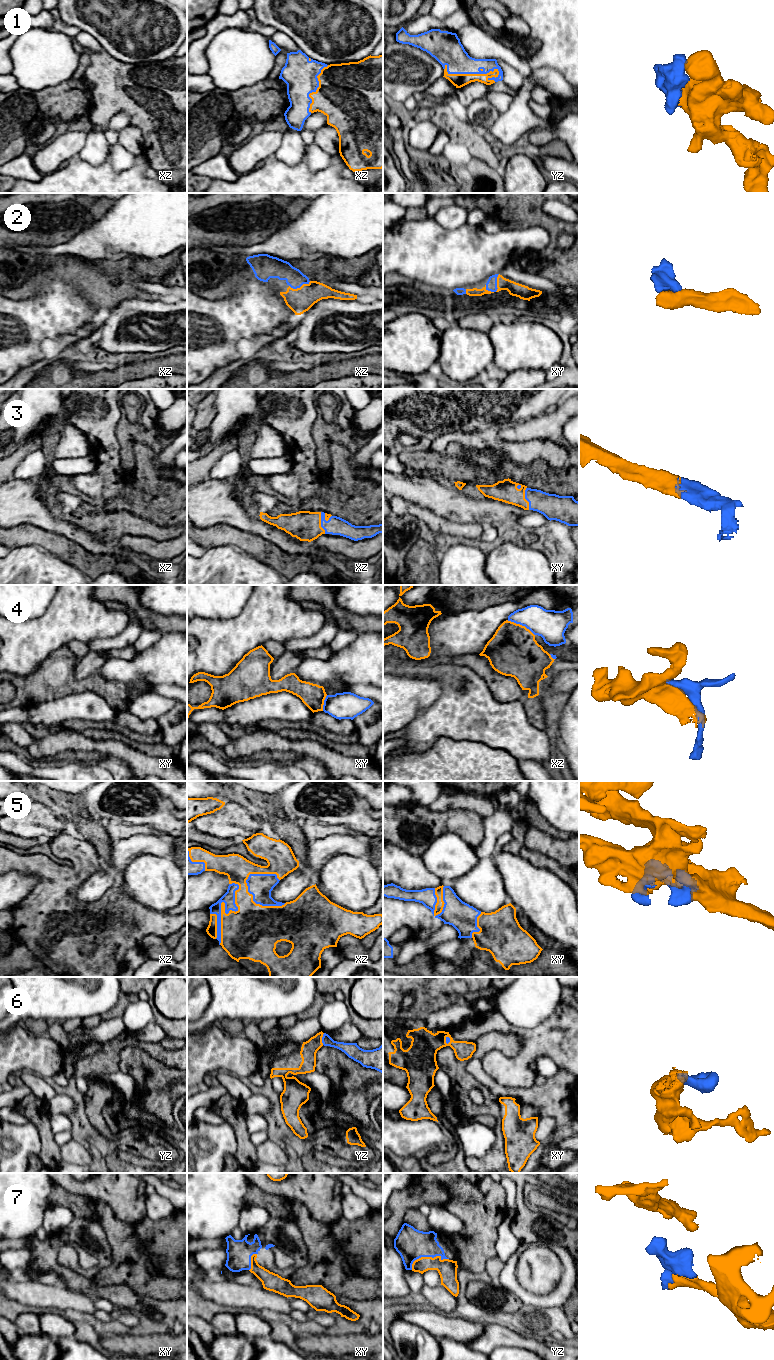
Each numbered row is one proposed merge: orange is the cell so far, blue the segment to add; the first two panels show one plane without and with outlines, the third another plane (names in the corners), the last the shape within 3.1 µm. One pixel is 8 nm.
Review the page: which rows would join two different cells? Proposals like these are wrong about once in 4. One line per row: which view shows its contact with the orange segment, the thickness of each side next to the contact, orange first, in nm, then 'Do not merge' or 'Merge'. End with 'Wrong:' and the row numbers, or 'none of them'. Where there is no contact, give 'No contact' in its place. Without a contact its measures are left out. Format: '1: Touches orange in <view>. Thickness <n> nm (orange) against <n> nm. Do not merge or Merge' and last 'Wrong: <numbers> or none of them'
1: Touches orange in yz. Thickness 110 nm (orange) against 220 nm. Merge
2: Touches orange in xz. Thickness 200 nm (orange) against 160 nm. Merge
3: Touches orange in xy. Thickness 180 nm (orange) against 200 nm. Merge
4: Touches orange in xz. Thickness 400 nm (orange) against 240 nm. Do not merge
5: Touches orange in xz. Thickness 340 nm (orange) against 100 nm. Merge
6: Touches orange in yz. Thickness 130 nm (orange) against 110 nm. Merge
7: Touches orange in yz. Thickness 160 nm (orange) against 260 nm. Merge
Wrong: 4

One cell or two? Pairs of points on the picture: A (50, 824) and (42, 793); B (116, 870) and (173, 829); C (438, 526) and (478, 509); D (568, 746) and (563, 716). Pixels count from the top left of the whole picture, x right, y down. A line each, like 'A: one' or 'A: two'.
A: two
B: two
C: two
D: one

